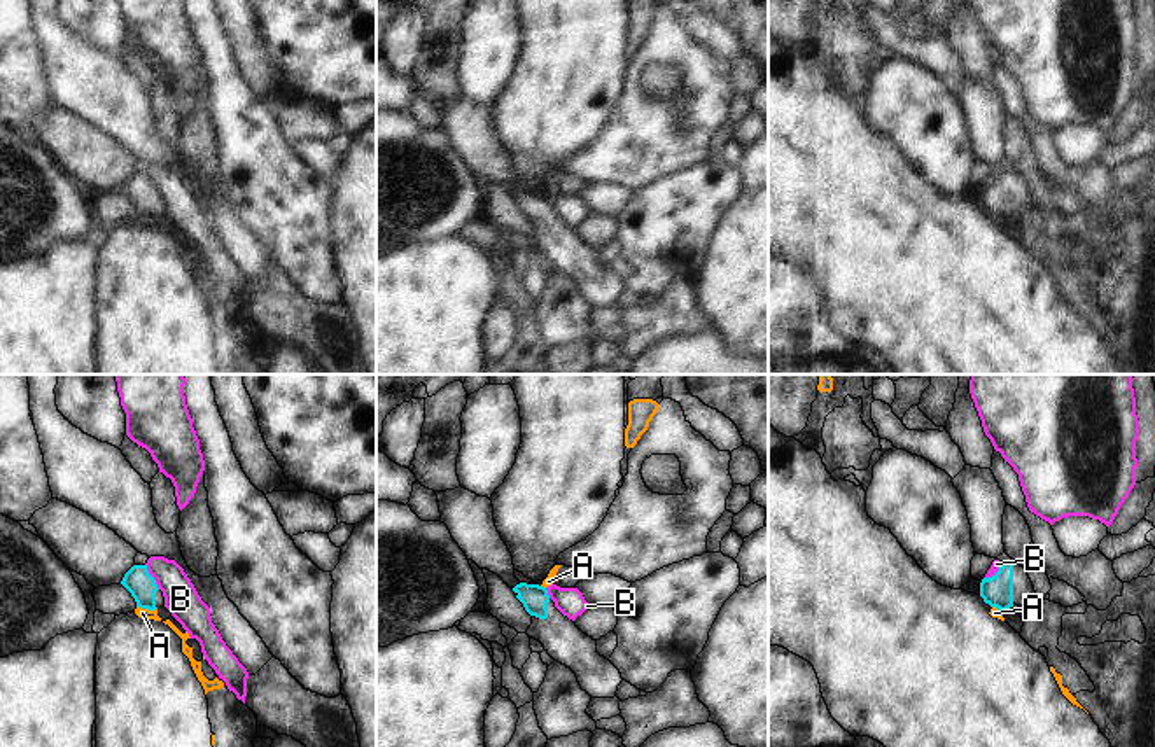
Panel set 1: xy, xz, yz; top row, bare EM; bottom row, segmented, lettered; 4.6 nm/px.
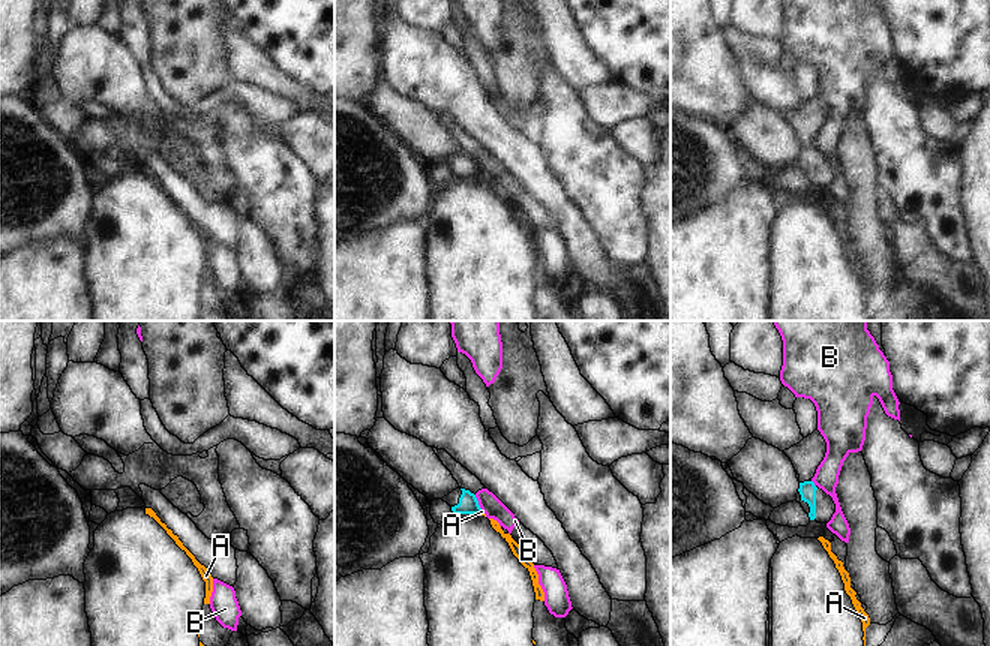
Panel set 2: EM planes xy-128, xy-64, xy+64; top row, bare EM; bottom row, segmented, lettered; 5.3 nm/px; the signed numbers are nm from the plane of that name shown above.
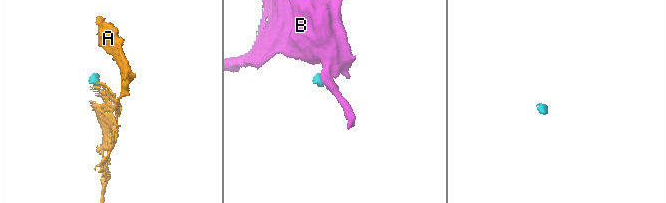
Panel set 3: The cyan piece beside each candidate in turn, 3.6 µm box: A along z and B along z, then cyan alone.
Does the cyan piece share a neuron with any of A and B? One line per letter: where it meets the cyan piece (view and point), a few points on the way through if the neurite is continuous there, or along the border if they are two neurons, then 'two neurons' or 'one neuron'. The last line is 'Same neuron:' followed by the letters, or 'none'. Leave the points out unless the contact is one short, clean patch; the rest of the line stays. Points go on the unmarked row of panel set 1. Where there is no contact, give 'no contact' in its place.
A: meets cyan in xy at (147, 216); border along xy (137, 214), (156, 217); two neurons
B: meets cyan in xy at (151, 184); border along xy (146, 172), (160, 196); two neurons
Same neuron: none

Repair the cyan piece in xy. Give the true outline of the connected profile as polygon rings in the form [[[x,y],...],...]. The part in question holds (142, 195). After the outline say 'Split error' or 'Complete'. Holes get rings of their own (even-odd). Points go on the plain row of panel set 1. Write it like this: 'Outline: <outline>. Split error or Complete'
Outline: [[[133,173],[121,192],[131,201],[140,217],[156,219],[164,213],[163,199],[149,182],[147,173]]]. Split error

